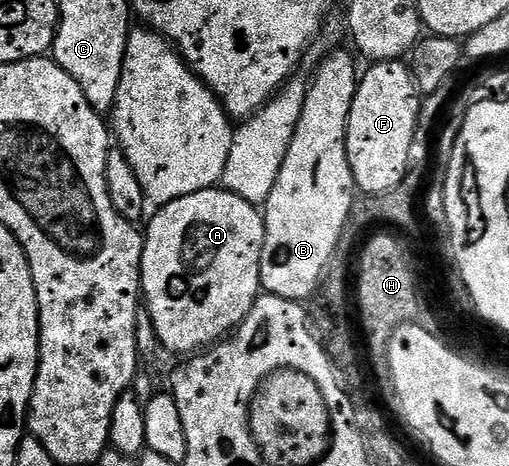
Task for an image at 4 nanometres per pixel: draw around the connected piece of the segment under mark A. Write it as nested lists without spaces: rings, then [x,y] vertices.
[[[213,188],[182,196],[155,211],[148,234],[143,235],[144,251],[140,261],[140,284],[146,309],[154,320],[159,345],[177,350],[180,356],[221,341],[233,333],[262,293],[260,261],[264,247],[264,216],[253,203],[223,188]]]

